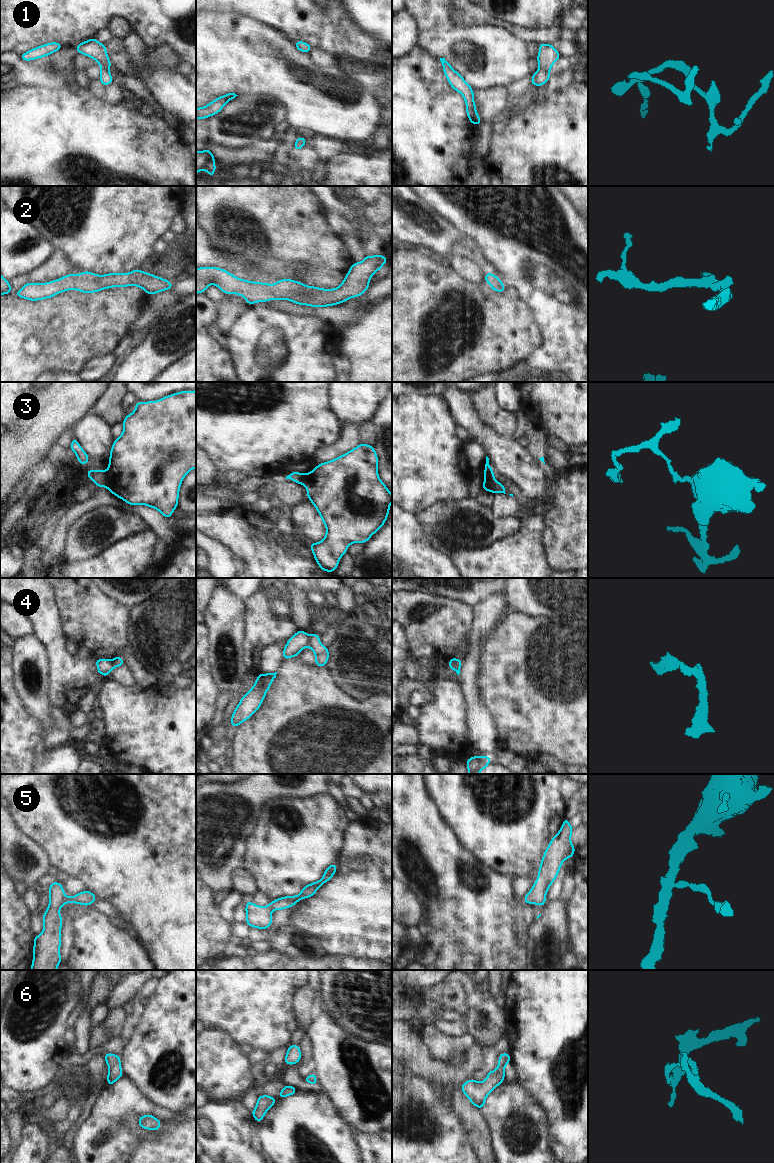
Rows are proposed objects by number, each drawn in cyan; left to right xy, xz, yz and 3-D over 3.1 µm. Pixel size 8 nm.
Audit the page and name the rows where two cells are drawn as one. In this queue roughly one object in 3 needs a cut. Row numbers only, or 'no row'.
3, 4

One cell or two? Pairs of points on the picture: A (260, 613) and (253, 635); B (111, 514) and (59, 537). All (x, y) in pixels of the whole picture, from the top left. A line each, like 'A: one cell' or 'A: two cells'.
A: one cell
B: two cells

